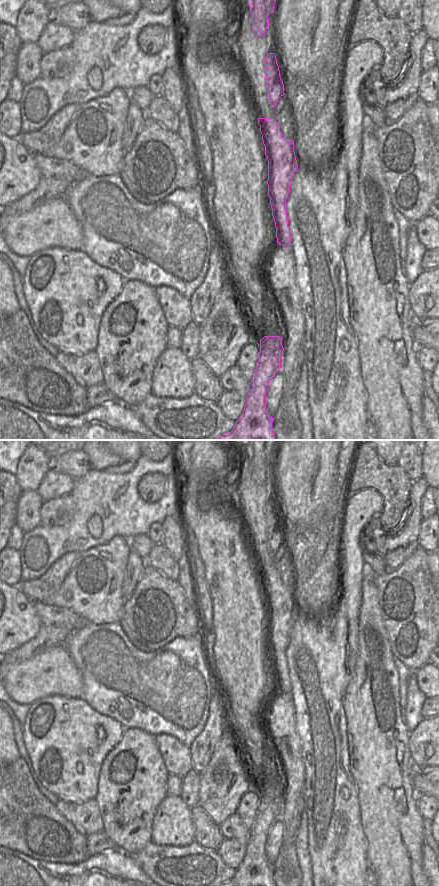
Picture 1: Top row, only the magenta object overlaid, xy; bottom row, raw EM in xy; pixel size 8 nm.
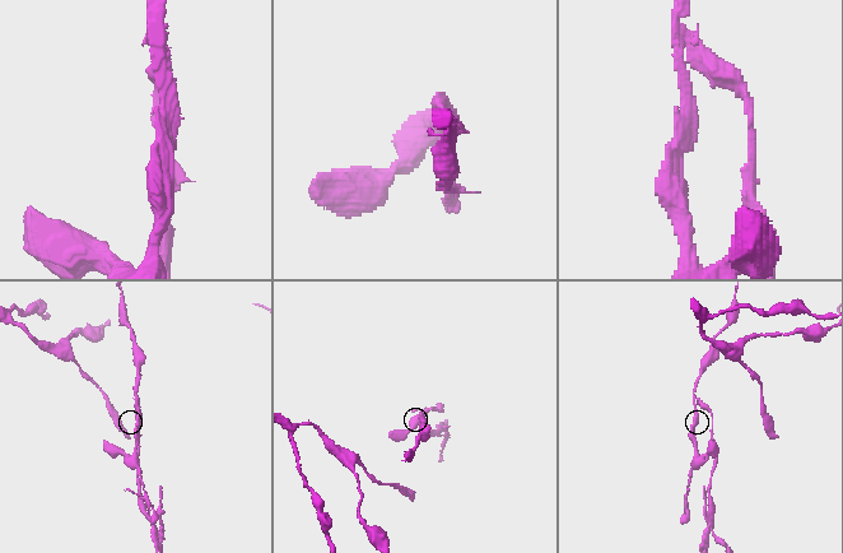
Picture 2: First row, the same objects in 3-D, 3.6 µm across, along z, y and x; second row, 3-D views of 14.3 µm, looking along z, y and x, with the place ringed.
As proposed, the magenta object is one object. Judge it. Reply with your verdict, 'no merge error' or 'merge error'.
merge error

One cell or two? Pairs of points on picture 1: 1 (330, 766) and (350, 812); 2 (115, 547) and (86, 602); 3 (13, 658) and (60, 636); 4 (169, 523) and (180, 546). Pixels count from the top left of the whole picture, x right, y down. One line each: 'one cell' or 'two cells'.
1: one cell
2: one cell
3: one cell
4: one cell

